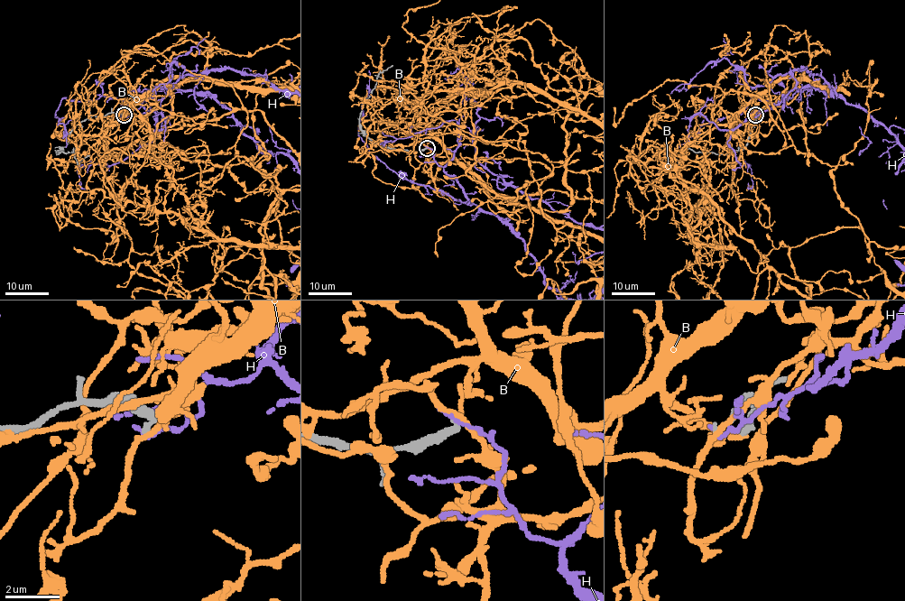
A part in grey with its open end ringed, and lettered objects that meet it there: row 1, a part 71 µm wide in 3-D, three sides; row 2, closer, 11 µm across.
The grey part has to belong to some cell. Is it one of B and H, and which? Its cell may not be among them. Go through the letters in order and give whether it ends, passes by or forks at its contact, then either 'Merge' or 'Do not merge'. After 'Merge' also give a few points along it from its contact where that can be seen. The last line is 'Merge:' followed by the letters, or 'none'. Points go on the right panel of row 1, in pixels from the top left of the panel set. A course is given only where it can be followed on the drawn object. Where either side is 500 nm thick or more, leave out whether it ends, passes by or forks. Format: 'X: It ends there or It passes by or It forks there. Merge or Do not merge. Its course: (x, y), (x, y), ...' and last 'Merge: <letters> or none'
B: It forks there. Do not merge
H: It ends there. Do not merge
Merge: none

